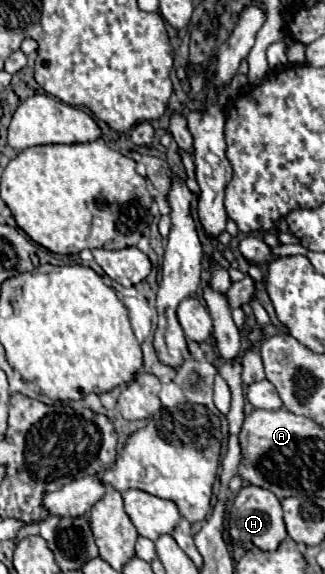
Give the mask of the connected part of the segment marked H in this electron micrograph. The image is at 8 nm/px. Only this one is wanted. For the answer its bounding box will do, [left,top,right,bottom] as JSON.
[229,484,287,552]

